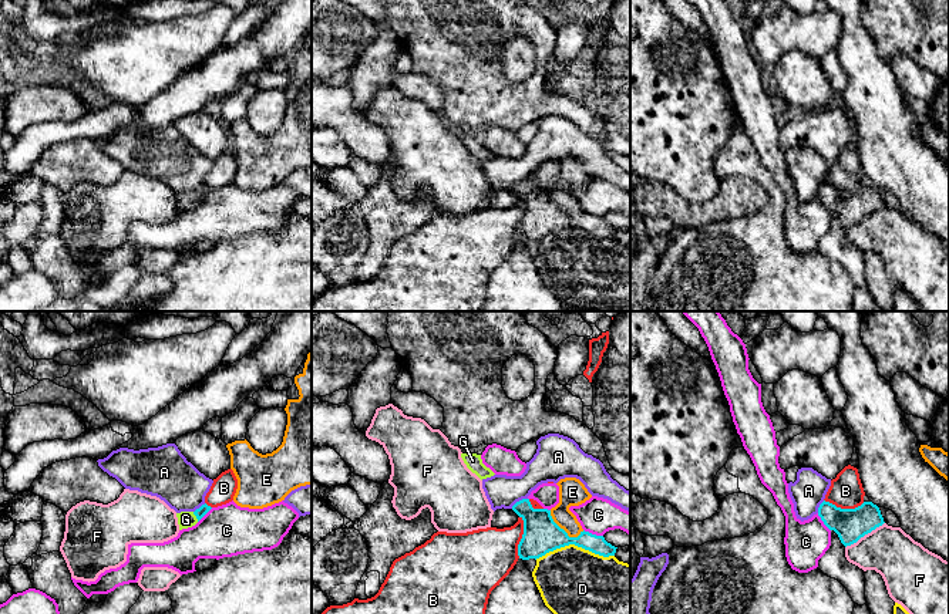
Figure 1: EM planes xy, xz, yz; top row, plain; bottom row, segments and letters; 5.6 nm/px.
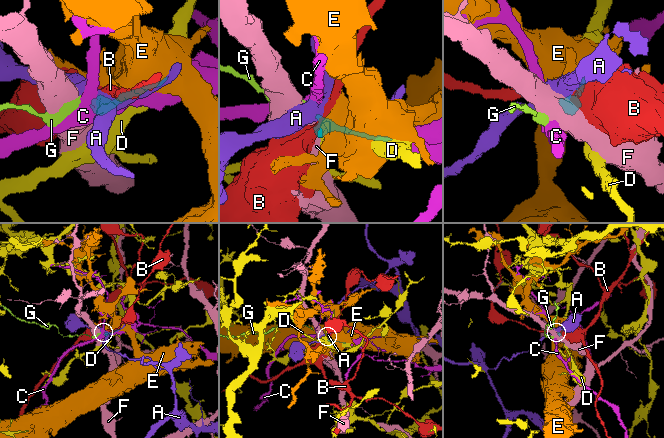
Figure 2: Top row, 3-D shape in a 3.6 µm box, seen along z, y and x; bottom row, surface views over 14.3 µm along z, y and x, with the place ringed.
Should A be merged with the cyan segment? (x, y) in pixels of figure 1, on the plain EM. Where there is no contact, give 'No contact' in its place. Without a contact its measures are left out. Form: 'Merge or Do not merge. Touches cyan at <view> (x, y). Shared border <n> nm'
Do not merge. Touches cyan at xz (518, 184). Shared border 110 nm

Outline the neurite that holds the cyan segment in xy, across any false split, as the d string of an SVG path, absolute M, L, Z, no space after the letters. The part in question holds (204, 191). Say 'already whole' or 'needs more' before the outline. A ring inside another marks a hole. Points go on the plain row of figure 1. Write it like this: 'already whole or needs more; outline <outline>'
needs more; outline M206 185L195 193L176 195L179 212L195 208L212 189Z

